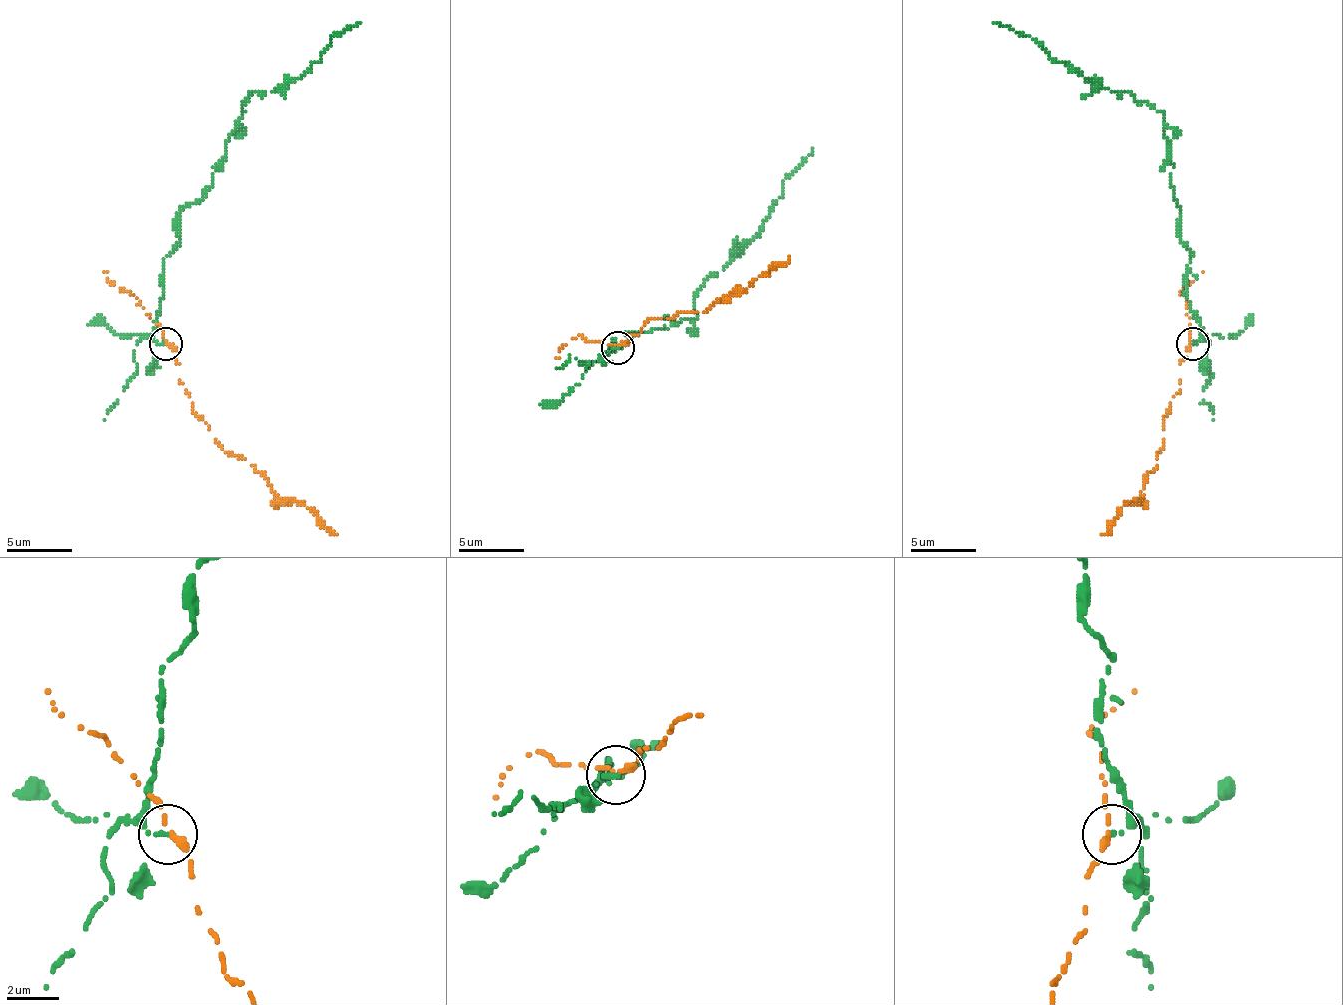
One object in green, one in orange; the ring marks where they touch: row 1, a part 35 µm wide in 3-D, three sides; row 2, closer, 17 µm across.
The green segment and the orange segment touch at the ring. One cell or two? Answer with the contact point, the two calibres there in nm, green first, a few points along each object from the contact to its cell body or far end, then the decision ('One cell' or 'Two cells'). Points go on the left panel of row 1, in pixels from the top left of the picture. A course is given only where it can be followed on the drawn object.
Place: (165, 343). Thickness 200 nm (green) against 200 nm. Course of green: (166, 344), (153, 337), (163, 259), (179, 213), (212, 183), (242, 101), (294, 81), (330, 35), (360, 22). Course of orange: (166, 344), (179, 364), (199, 416), (219, 446), (225, 452), (242, 456), (275, 492), (301, 502), (337, 534). Two cells

